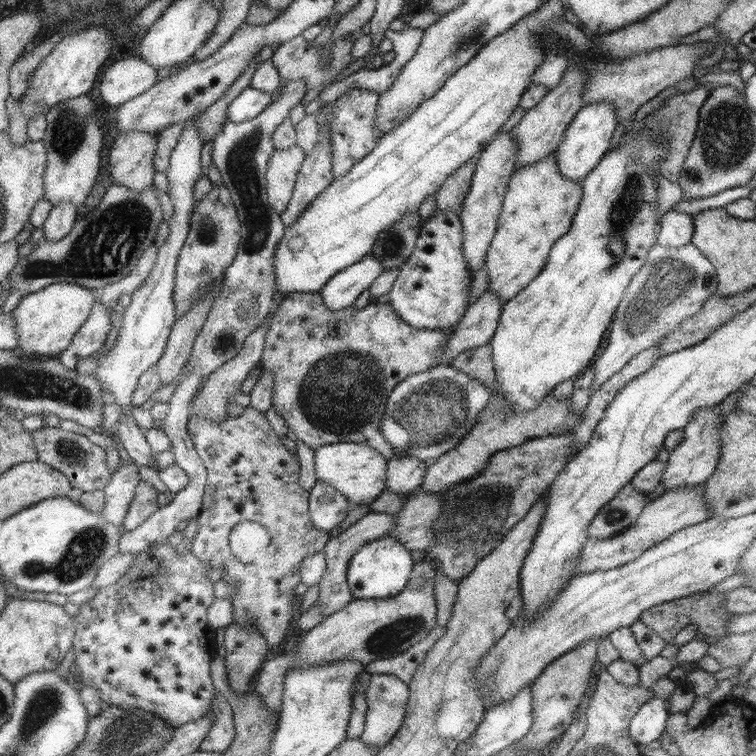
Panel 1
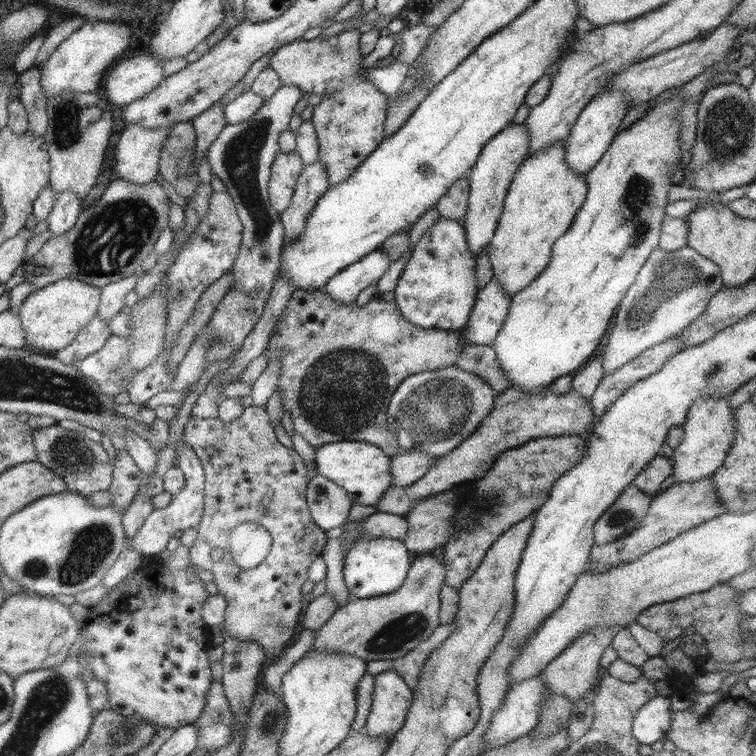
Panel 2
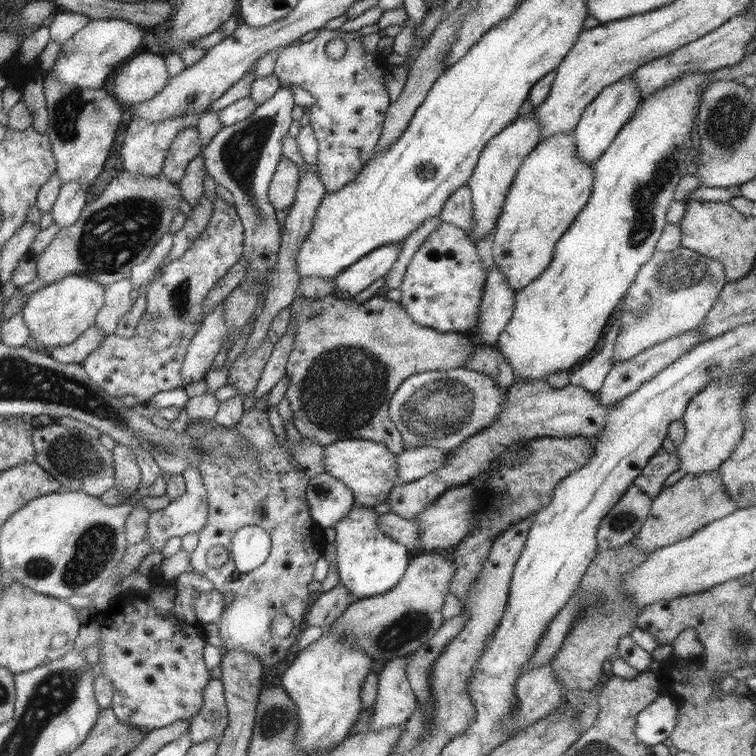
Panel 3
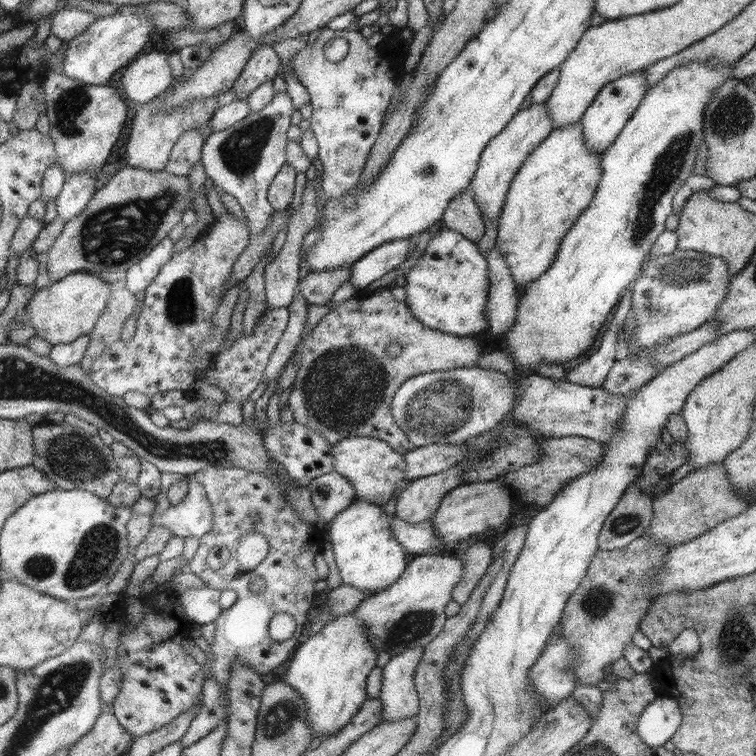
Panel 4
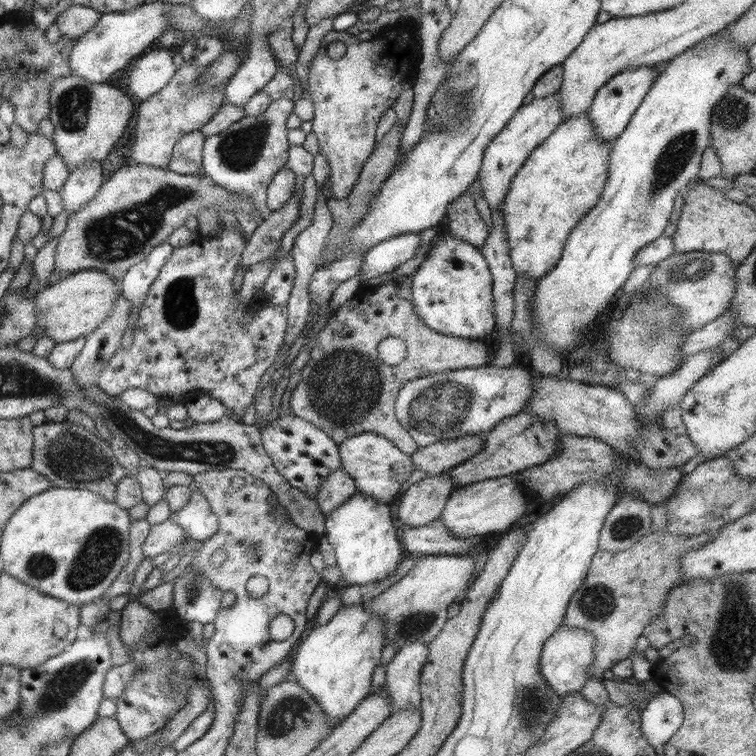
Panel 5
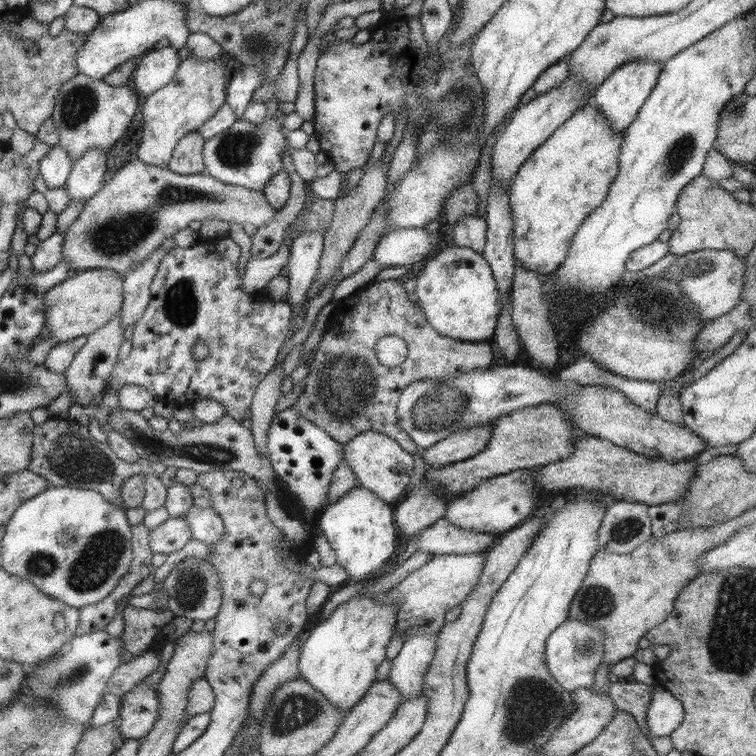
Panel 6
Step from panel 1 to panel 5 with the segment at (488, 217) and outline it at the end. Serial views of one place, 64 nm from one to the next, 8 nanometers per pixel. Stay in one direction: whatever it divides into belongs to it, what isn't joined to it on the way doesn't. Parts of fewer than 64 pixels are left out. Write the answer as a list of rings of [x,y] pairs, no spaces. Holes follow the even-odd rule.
[[[555,92],[545,98],[534,98],[531,102],[519,107],[505,126],[499,130],[499,134],[489,142],[482,155],[478,177],[483,198],[491,211],[501,207],[512,177],[519,171],[529,154],[541,145],[541,142],[544,142],[561,122],[563,122],[561,106],[559,106],[559,96]]]

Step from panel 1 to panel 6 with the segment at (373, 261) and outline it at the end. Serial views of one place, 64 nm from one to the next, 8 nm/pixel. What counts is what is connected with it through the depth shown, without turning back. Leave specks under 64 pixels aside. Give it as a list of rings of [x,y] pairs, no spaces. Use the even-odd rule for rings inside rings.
[[[423,226],[397,228],[379,237],[370,259],[375,260],[381,270],[406,267],[427,260],[427,256],[435,252],[435,248],[439,249],[441,244],[438,230],[428,233]]]

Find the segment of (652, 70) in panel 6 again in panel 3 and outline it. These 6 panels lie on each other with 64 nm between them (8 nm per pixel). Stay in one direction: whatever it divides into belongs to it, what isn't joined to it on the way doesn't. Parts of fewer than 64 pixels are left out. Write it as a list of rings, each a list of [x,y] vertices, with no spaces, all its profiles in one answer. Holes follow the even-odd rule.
[[[623,77],[597,93],[597,96],[585,107],[579,121],[574,126],[574,156],[585,165],[594,163],[615,139],[617,131],[631,118],[636,105],[640,102],[639,88],[630,77]]]

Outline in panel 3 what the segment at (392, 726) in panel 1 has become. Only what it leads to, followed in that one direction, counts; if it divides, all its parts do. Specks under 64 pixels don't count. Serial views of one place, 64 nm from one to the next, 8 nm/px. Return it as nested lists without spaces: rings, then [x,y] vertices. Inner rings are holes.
[[[410,654],[387,661],[377,674],[376,698],[368,727],[371,730],[404,724],[415,711],[416,697],[405,679],[408,656]]]

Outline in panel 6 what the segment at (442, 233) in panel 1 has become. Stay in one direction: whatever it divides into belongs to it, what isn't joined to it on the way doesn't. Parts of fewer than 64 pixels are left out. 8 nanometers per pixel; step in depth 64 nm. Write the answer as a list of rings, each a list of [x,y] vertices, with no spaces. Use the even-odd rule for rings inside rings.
[[[442,243],[431,258],[425,260],[415,278],[414,295],[419,310],[435,332],[465,342],[485,341],[493,336],[501,312],[499,292],[481,253],[453,243]]]

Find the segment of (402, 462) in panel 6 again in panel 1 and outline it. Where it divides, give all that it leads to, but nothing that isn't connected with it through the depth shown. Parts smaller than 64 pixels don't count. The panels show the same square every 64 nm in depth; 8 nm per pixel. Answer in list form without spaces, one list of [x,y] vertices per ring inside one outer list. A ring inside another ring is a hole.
[[[357,442],[324,444],[313,449],[313,456],[316,478],[335,488],[351,505],[371,504],[385,489],[387,460],[370,446]]]

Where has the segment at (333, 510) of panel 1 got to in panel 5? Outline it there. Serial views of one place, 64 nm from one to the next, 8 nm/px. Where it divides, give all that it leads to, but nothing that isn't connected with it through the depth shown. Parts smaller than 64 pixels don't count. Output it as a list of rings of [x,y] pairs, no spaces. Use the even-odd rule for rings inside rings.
[[[339,468],[329,473],[329,476],[319,483],[317,493],[315,493],[315,502],[317,503],[320,516],[329,514],[337,506],[341,506],[353,492],[356,492],[353,478]]]

